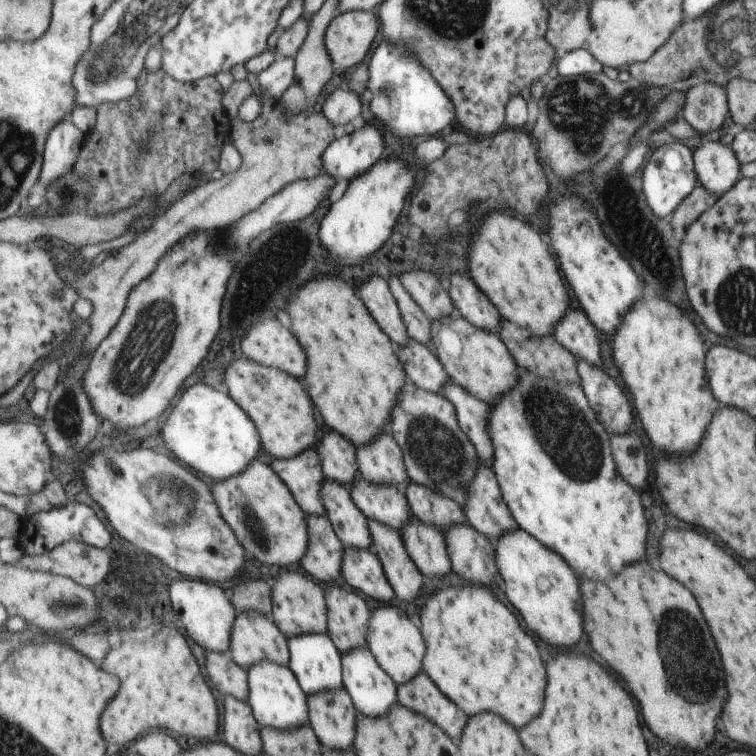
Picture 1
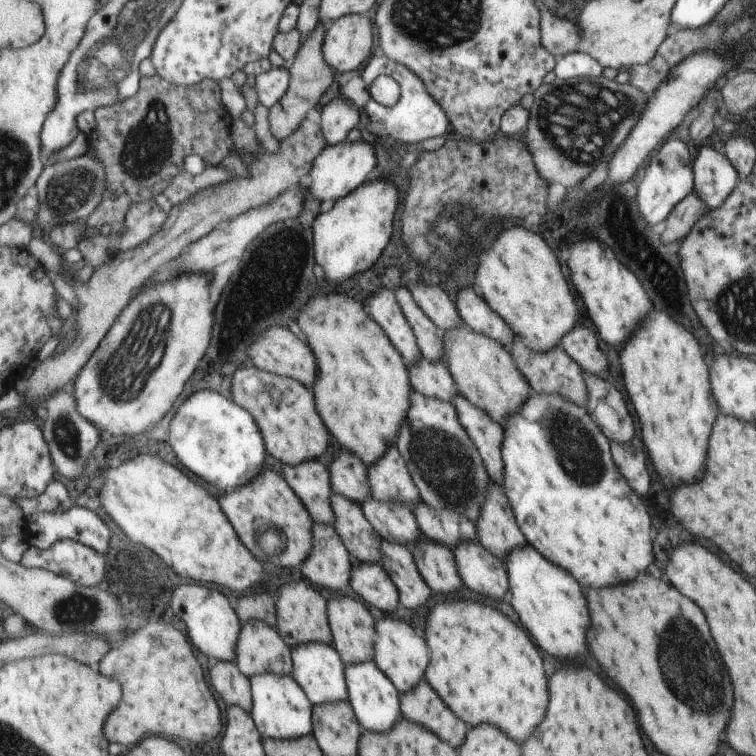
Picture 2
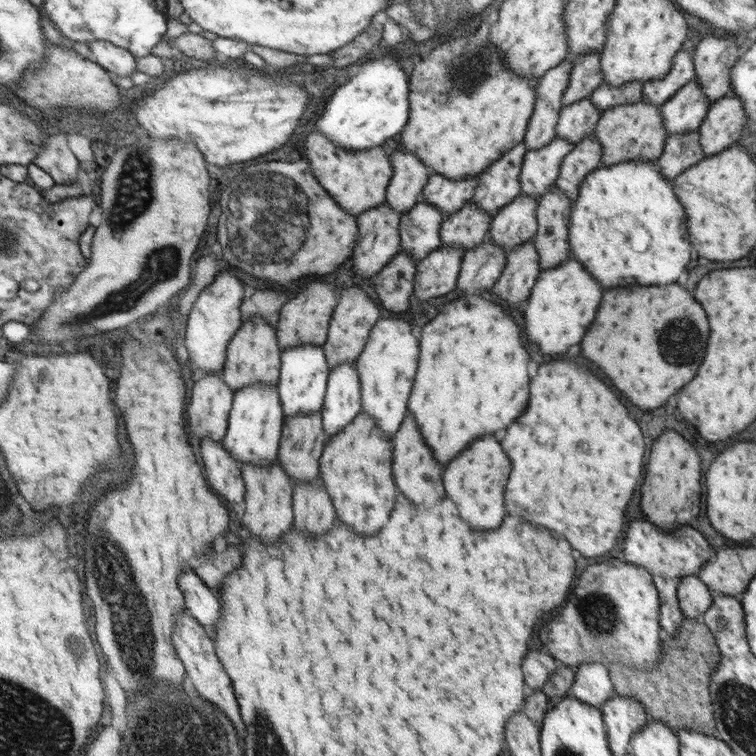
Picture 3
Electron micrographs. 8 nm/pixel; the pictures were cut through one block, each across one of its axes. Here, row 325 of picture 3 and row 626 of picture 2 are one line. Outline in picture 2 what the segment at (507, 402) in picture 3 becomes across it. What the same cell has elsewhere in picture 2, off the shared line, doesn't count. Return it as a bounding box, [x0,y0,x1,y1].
[424,600,550,740]

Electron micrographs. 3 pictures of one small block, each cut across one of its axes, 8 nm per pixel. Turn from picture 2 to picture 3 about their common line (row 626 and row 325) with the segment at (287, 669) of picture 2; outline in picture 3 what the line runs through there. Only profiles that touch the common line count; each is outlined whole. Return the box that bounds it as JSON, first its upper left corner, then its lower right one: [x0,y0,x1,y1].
[223,317,283,392]

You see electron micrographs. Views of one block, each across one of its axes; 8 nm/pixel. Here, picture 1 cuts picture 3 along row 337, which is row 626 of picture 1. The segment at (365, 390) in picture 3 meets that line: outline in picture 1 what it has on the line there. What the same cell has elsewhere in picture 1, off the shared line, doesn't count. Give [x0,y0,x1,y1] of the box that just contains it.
[367,606,426,686]

